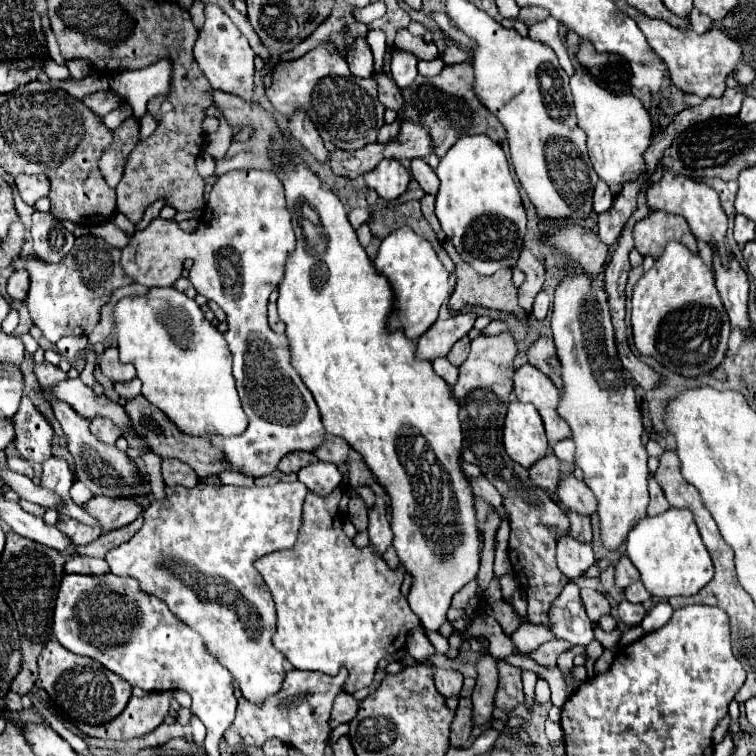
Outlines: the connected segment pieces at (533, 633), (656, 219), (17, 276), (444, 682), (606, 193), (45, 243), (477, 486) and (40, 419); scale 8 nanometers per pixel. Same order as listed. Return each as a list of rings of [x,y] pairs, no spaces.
[[[530,622],[520,626],[514,634],[512,634],[512,642],[516,644],[518,650],[522,652],[532,652],[536,650],[540,644],[548,642],[554,638],[552,630],[550,628],[544,628],[544,626],[532,626]]]
[[[650,212],[634,226],[636,250],[642,256],[652,256],[656,260],[670,240],[676,240],[688,250],[698,252],[696,238],[692,236],[690,226],[682,216],[674,216],[668,212]]]
[[[24,268],[14,270],[14,274],[8,278],[8,294],[14,302],[22,302],[26,300],[28,294],[28,272],[24,272]]]
[[[432,666],[434,670],[434,680],[436,680],[436,688],[440,690],[442,696],[450,698],[450,696],[458,696],[462,690],[462,674],[460,672],[452,672],[452,670],[442,670]]]
[[[600,180],[596,184],[596,188],[594,188],[594,212],[598,212],[598,214],[600,212],[606,212],[612,206],[612,202],[614,202],[614,196],[612,196],[608,184],[604,184]]]
[[[34,212],[32,214],[32,254],[38,260],[60,262],[70,248],[74,246],[74,236],[58,224],[58,220],[50,212]]]
[[[480,476],[480,478],[476,478],[476,480],[470,480],[470,484],[472,484],[474,496],[480,496],[480,498],[484,498],[486,502],[490,502],[490,504],[496,508],[496,512],[498,512],[502,518],[508,520],[508,512],[506,512],[506,508],[504,508],[504,504],[502,504],[500,492],[498,492],[484,476]]]
[[[22,398],[20,410],[14,416],[16,428],[16,448],[30,462],[44,462],[50,454],[50,444],[54,438],[54,430],[46,422],[46,418],[34,408],[30,398]]]

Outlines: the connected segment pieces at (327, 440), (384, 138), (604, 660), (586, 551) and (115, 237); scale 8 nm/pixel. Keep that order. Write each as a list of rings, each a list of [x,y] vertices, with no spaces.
[[[326,434],[322,444],[314,450],[314,454],[318,456],[318,460],[334,462],[336,466],[340,466],[340,464],[346,464],[348,454],[350,454],[350,446],[346,440],[332,436],[332,434]]]
[[[396,118],[392,124],[384,124],[384,126],[380,128],[380,132],[378,132],[378,142],[382,142],[382,144],[390,142],[390,138],[394,138],[394,136],[398,134],[400,126],[402,126],[402,122],[400,122],[398,118]]]
[[[604,650],[604,654],[602,654],[602,656],[596,660],[596,664],[594,664],[594,672],[596,672],[596,674],[606,672],[606,670],[610,668],[614,656],[616,656],[616,652],[608,652],[608,650]]]
[[[562,536],[558,542],[558,568],[570,578],[576,580],[586,574],[586,570],[594,564],[594,554],[590,544],[582,544],[572,536]]]
[[[104,222],[100,226],[94,226],[92,234],[104,238],[106,242],[110,242],[110,244],[114,244],[118,248],[124,248],[128,244],[128,236],[124,236],[124,232],[120,228],[116,228],[112,222]]]

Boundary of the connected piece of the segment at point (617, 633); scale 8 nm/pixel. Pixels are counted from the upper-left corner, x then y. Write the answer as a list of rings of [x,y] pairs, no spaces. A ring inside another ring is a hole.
[[[594,624],[592,630],[594,630],[594,638],[596,638],[604,648],[614,648],[614,646],[618,644],[620,636],[622,636],[622,630],[620,630],[620,628],[616,628],[616,630],[612,630],[612,632],[606,632],[606,630],[602,630],[598,624]]]

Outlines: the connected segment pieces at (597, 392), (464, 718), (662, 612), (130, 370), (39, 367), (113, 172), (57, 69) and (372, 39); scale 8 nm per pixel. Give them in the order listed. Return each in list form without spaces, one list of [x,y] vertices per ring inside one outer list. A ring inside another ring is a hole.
[[[564,264],[564,270],[566,276],[554,290],[551,315],[556,356],[562,366],[564,382],[558,414],[572,428],[576,466],[582,468],[586,486],[598,498],[602,542],[606,548],[616,550],[638,520],[646,518],[646,506],[650,500],[648,452],[642,444],[642,412],[638,408],[630,374],[618,358],[604,282],[594,288],[598,280],[572,272],[570,264]]]
[[[460,698],[454,722],[452,722],[452,734],[450,734],[450,744],[452,746],[462,746],[472,734],[472,702],[470,698]]]
[[[668,602],[656,604],[656,606],[646,614],[646,618],[640,622],[642,630],[644,630],[644,632],[652,632],[652,630],[662,628],[662,626],[670,620],[672,612],[674,612],[674,610],[672,610],[672,606],[670,606]]]
[[[110,346],[100,356],[100,370],[104,376],[108,376],[112,382],[126,382],[136,376],[136,370],[132,364],[122,364],[118,360],[118,348]]]
[[[34,362],[34,370],[36,370],[36,376],[38,376],[40,384],[44,384],[44,386],[50,386],[52,382],[58,382],[58,380],[68,378],[66,372],[62,372],[58,366],[52,366],[48,362],[42,362],[42,364],[36,364]]]
[[[136,118],[124,120],[114,130],[114,140],[98,162],[102,176],[106,178],[106,182],[110,186],[116,186],[120,182],[122,172],[124,172],[124,164],[138,142],[140,142],[140,122]]]
[[[46,59],[44,61],[43,69],[49,78],[52,78],[52,82],[62,82],[62,80],[70,79],[70,73],[65,65],[58,65],[52,59]]]
[[[368,30],[368,44],[372,46],[372,54],[374,54],[374,66],[376,70],[382,68],[382,58],[386,52],[386,36],[380,30]]]

